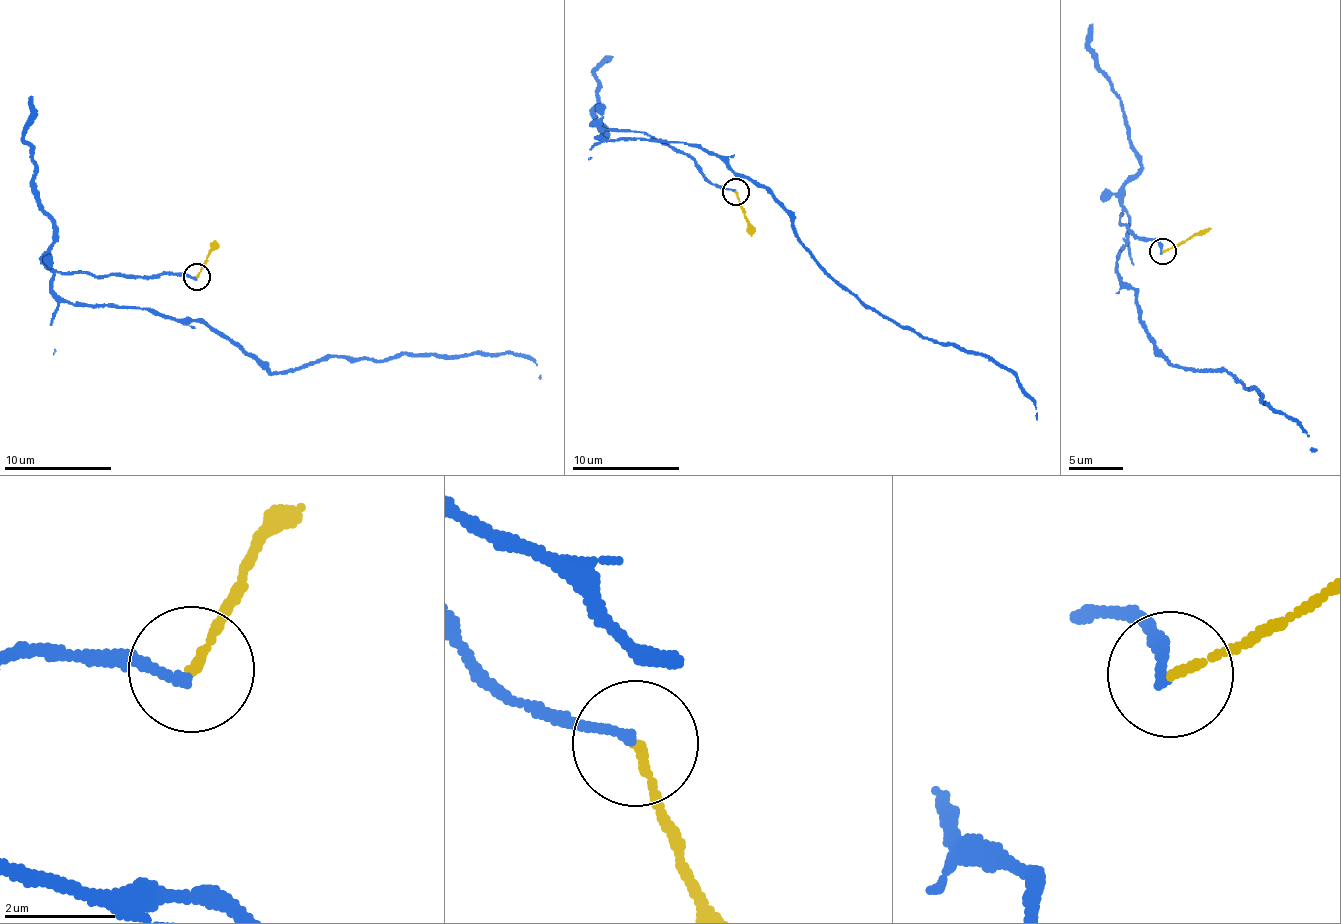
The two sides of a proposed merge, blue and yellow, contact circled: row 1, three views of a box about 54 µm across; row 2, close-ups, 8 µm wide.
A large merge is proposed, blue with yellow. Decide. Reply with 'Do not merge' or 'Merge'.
Do not merge

